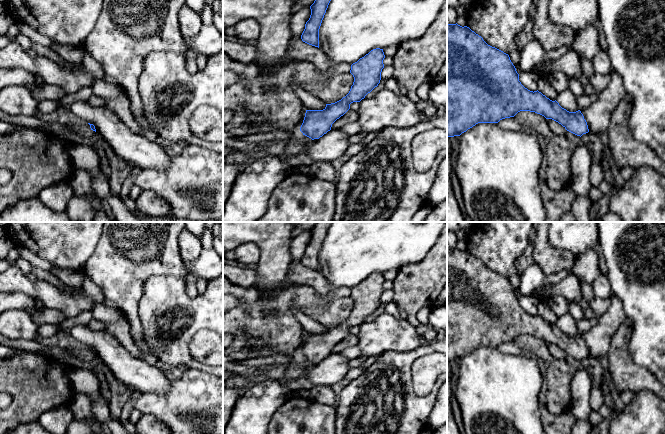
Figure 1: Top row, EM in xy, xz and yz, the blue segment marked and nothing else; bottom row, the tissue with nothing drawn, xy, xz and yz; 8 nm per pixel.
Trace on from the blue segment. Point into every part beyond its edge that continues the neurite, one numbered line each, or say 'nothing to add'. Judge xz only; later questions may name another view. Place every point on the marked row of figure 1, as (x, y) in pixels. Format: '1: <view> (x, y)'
1: xz (297, 145)

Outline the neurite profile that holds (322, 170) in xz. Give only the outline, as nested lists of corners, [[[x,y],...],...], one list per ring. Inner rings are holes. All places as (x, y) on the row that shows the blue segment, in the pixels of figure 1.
[[[315,161],[309,166],[309,168],[309,175],[312,178],[336,183],[339,172],[335,170],[331,162]]]

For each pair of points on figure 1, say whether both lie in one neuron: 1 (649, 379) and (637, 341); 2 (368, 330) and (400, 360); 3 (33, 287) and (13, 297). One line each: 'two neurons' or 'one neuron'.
1: two neurons
2: two neurons
3: two neurons

